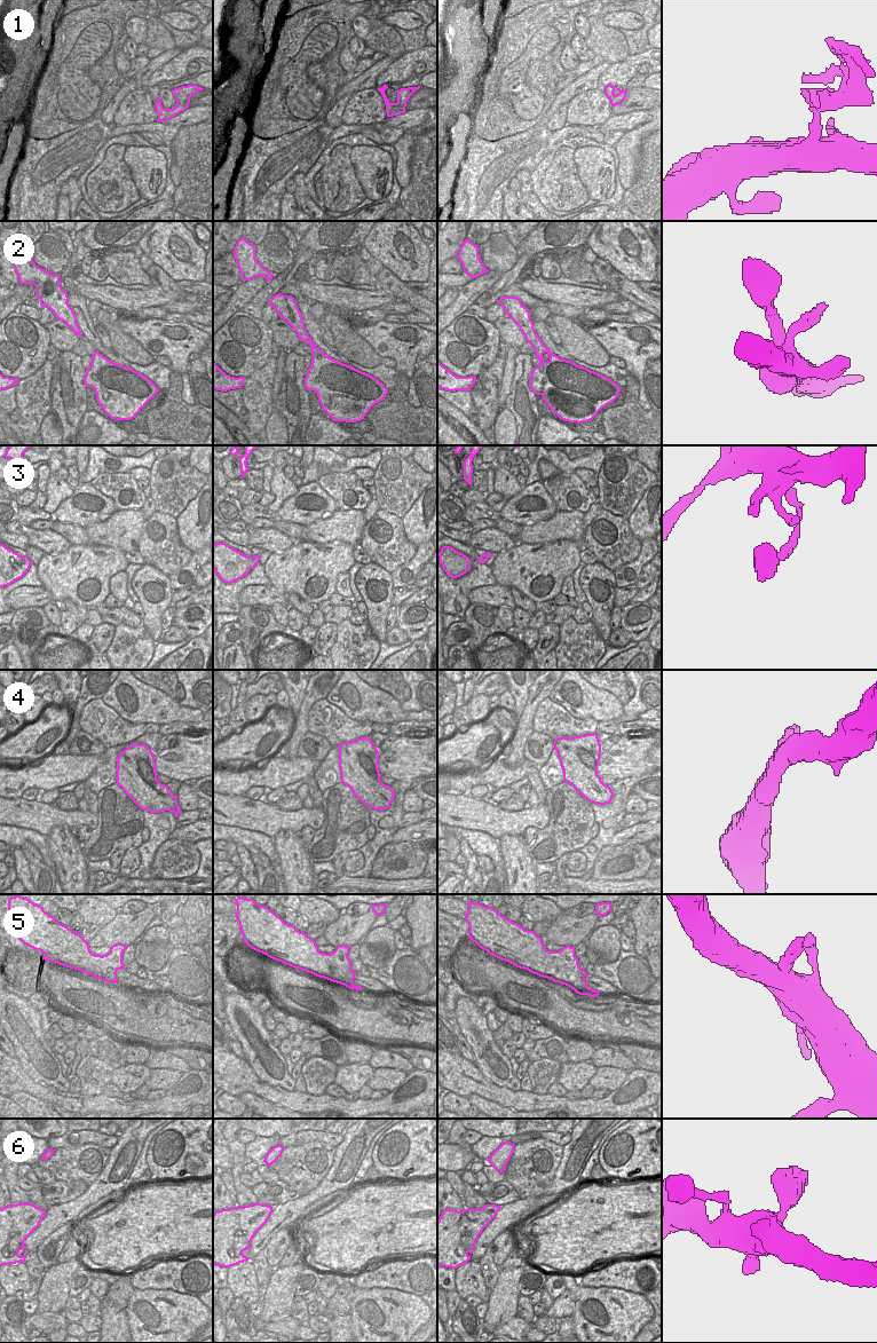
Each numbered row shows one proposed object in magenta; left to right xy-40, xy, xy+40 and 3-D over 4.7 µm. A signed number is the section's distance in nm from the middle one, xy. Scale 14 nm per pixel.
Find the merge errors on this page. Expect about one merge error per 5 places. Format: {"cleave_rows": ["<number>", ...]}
{"cleave_rows": ["1"]}

